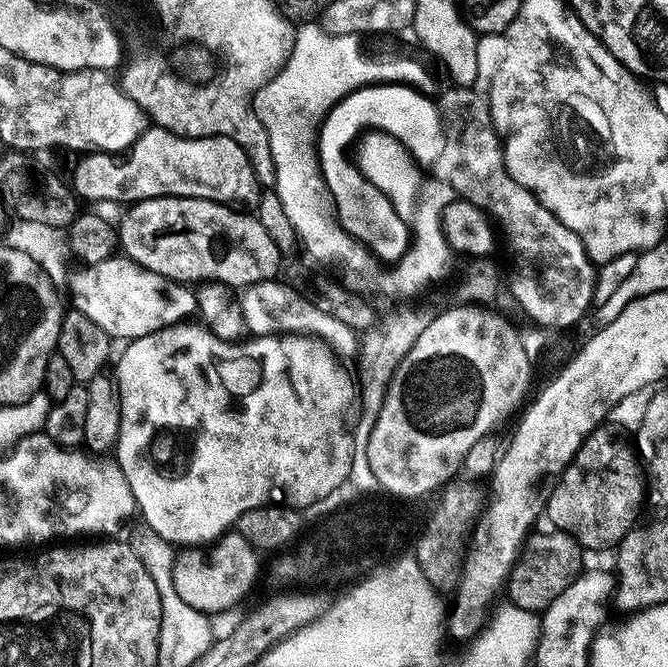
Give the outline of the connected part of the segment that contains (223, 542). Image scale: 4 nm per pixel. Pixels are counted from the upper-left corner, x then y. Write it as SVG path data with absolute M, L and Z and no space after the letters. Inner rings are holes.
M229 530L223 536L204 546L184 546L178 552L178 566L172 569L173 582L183 602L198 612L213 614L212 612L228 612L235 604L240 604L248 596L248 591L260 576L260 560L255 548L242 538L240 532Z

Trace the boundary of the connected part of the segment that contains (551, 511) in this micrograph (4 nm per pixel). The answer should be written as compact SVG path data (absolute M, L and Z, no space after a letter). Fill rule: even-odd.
M601 426L595 428L590 435L585 438L582 442L582 446L576 449L574 458L566 466L566 470L560 473L558 479L555 481L554 487L547 497L546 500L546 516L552 519L551 527L557 532L564 532L568 536L573 536L573 538L578 541L580 547L585 550L591 550L600 552L603 548L609 548L609 550L615 549L619 545L620 540L626 535L627 532L631 532L633 528L637 527L638 521L636 520L640 516L640 507L643 506L644 500L646 504L646 468L642 463L641 457L638 455L637 449L633 447L631 443L627 444L614 429L608 428L609 426Z

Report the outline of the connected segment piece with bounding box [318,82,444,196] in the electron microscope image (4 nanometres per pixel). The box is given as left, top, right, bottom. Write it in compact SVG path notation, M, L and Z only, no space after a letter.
M377 82L367 86L357 87L339 100L339 102L328 111L328 116L321 124L318 133L318 155L320 158L320 169L324 177L324 184L329 189L340 187L340 192L344 196L348 196L352 192L352 188L348 184L362 184L363 177L353 163L346 160L344 150L348 143L355 141L357 136L366 129L379 130L387 134L393 141L403 142L407 145L407 149L415 157L431 158L437 156L442 151L442 142L444 141L444 121L442 119L441 109L436 109L436 104L432 101L433 97L423 94L418 90L408 87L407 84L394 84L391 82Z

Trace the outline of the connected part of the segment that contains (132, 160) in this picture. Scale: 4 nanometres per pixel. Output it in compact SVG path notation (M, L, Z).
M148 126L127 155L89 152L77 160L70 187L81 201L109 200L131 206L137 200L185 196L248 212L260 204L264 193L244 148L225 136L176 136L164 128Z

